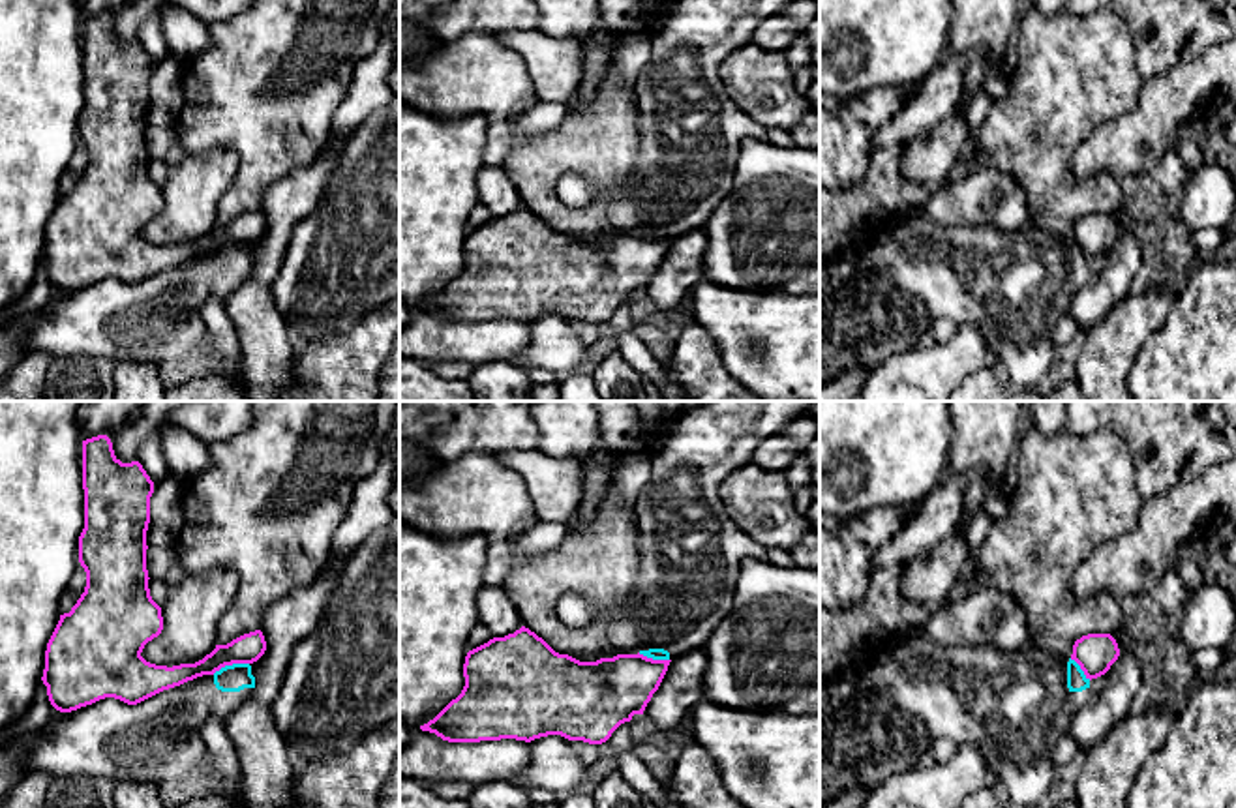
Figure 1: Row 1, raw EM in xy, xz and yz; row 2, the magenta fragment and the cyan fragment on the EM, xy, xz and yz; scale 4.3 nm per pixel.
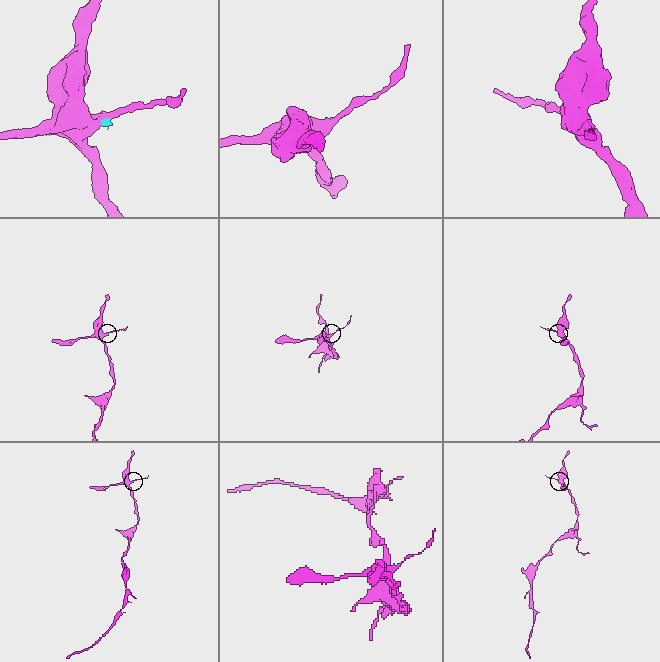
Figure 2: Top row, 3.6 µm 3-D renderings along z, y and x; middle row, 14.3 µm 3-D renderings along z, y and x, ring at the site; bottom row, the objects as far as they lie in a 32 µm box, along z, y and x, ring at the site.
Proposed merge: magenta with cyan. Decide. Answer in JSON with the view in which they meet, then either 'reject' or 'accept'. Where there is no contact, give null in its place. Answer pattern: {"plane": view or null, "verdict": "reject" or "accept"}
{"plane": "xy", "verdict": "reject"}

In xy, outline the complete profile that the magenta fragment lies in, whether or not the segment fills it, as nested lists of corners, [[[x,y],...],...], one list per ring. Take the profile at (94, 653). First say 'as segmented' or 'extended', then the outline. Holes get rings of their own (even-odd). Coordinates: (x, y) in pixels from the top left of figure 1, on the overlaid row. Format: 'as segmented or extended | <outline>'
as segmented | [[[107,435],[83,441],[84,529],[79,536],[79,562],[86,572],[86,587],[69,613],[60,621],[47,643],[43,684],[51,705],[71,712],[105,697],[137,705],[163,690],[225,666],[253,664],[264,651],[261,630],[244,634],[216,649],[195,664],[156,666],[141,652],[163,630],[161,607],[152,600],[146,570],[146,531],[154,482],[139,461],[122,463]]]

